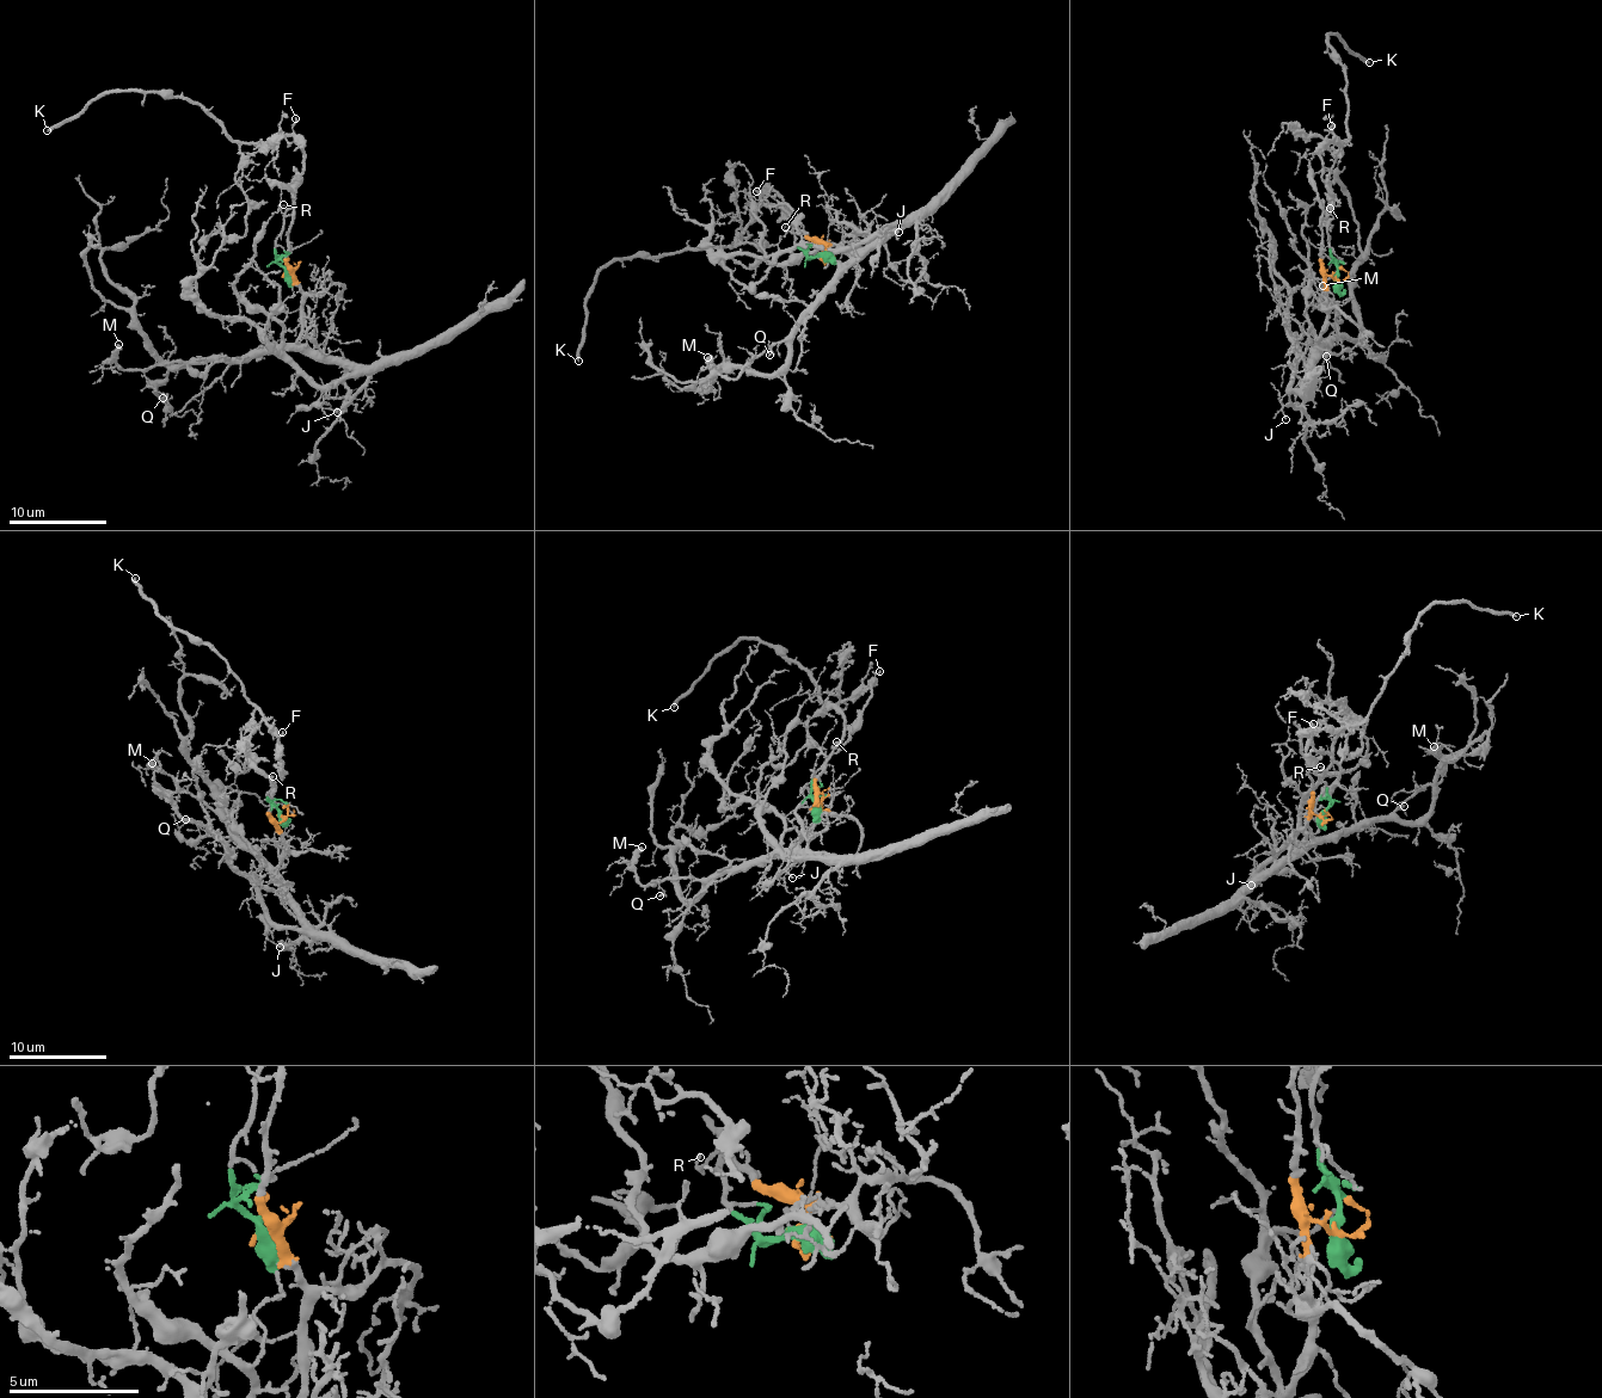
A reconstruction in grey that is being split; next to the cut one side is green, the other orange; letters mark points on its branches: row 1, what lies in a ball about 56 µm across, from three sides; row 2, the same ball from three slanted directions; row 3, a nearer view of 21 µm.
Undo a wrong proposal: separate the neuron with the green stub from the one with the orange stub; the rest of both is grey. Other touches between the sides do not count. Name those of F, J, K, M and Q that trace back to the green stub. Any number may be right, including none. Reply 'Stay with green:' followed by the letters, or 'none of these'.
Stay with green: F, K

